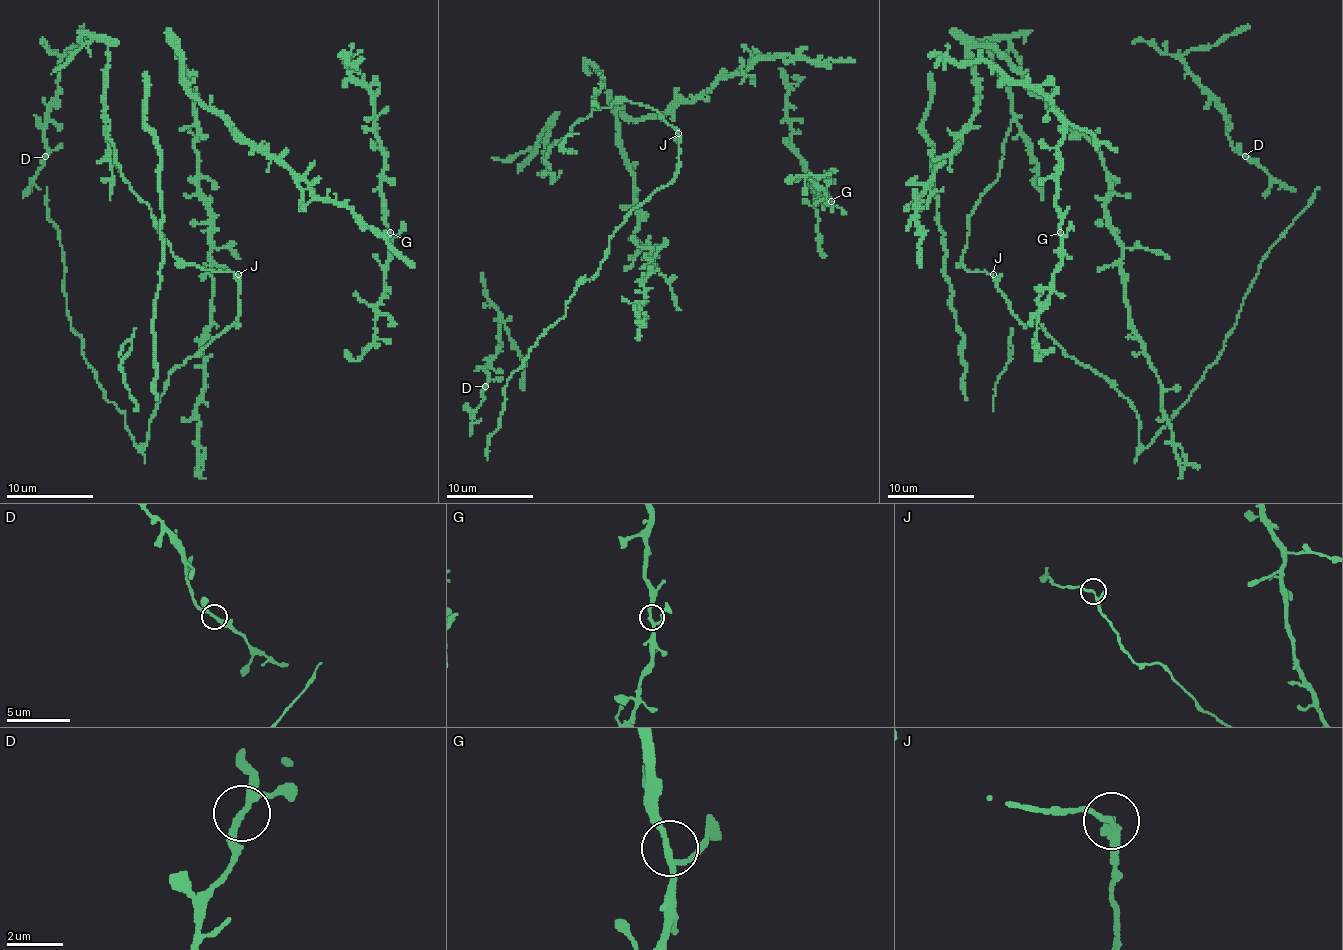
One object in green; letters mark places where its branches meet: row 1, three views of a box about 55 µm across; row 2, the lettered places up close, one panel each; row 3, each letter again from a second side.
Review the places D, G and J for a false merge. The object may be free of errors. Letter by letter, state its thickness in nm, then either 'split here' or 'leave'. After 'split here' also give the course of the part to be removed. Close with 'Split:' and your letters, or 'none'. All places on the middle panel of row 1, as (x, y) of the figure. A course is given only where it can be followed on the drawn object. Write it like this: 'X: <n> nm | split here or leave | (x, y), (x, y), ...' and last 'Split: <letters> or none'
D: 200 nm | leave
G: 180 nm | leave
J: 170 nm | leave
Split: none

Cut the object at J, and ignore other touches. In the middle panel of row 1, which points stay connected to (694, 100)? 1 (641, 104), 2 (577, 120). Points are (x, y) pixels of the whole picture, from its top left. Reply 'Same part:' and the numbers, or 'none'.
Same part: none

